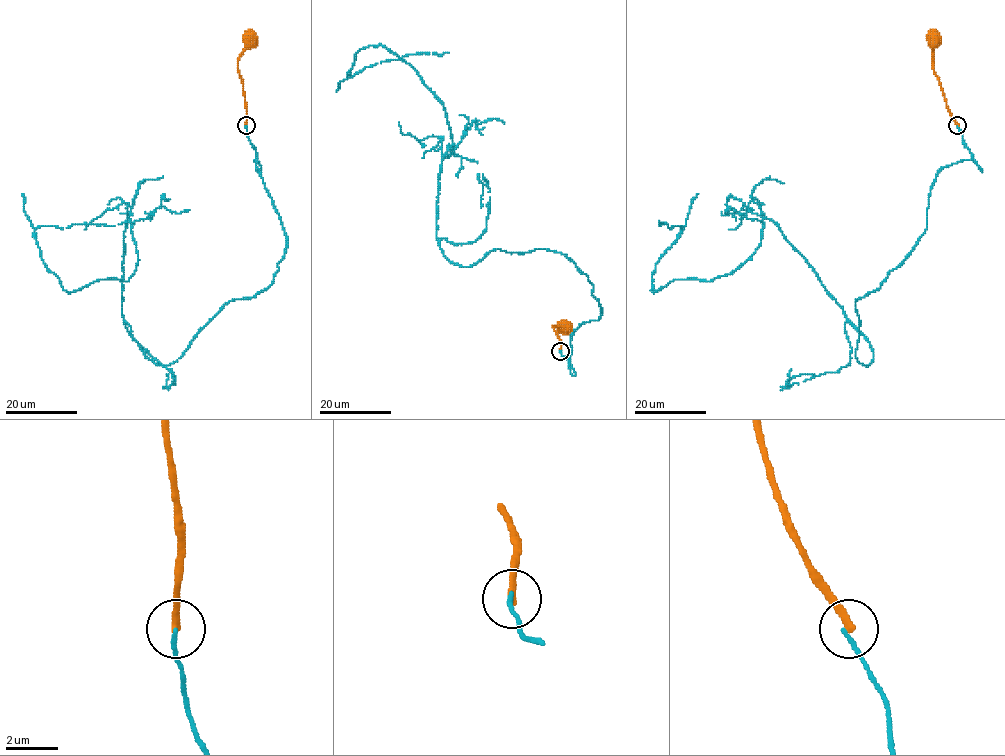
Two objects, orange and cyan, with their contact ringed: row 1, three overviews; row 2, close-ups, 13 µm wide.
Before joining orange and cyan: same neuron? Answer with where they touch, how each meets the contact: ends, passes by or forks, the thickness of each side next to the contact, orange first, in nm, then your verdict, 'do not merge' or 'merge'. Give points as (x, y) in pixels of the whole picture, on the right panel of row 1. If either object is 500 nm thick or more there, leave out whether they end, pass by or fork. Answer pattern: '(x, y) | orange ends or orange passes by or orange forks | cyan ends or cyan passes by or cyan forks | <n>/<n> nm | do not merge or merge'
(957, 125) | orange ends | cyan ends | 280/160 nm | do not merge

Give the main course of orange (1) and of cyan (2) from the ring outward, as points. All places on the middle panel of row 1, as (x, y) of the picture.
1: (560, 351), (560, 341), (552, 327), (565, 328)
2: (560, 350), (573, 375), (588, 278), (541, 248), (444, 256), (442, 102), (379, 45), (349, 75), (449, 52)

